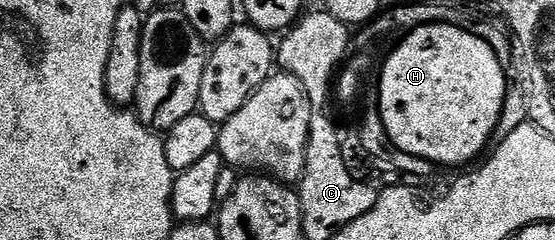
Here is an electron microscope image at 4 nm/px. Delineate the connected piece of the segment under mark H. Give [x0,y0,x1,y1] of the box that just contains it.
[378,23,508,167]

